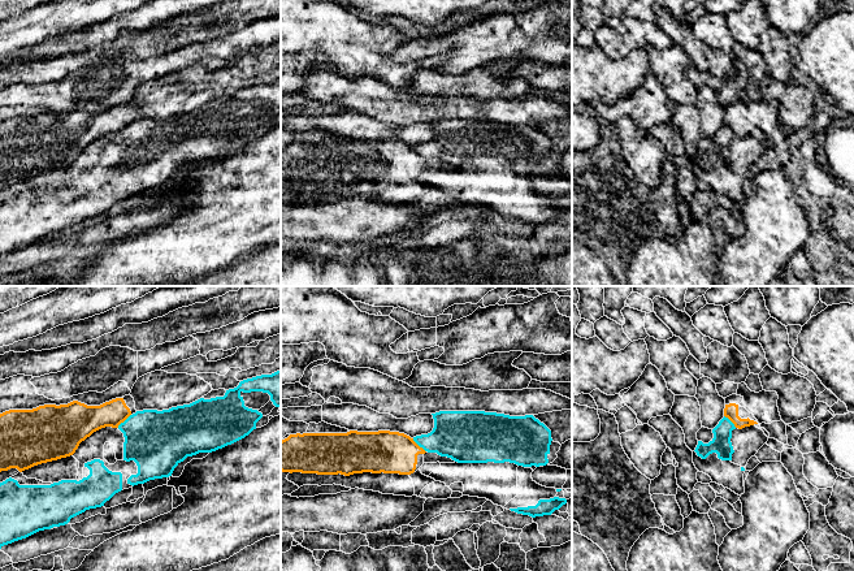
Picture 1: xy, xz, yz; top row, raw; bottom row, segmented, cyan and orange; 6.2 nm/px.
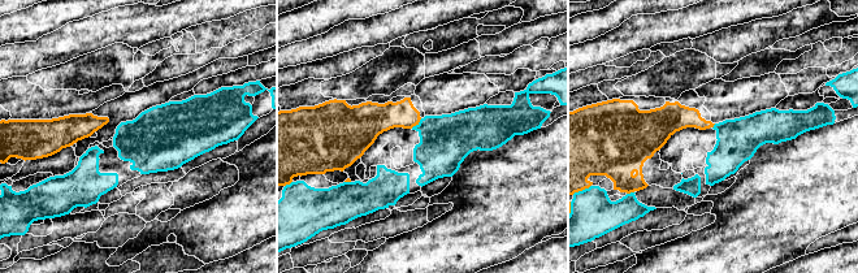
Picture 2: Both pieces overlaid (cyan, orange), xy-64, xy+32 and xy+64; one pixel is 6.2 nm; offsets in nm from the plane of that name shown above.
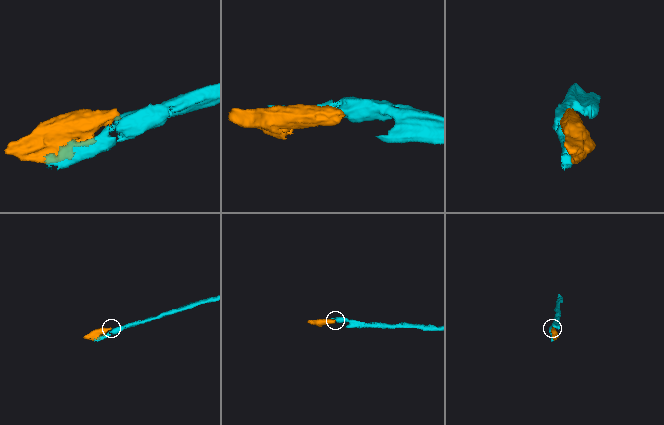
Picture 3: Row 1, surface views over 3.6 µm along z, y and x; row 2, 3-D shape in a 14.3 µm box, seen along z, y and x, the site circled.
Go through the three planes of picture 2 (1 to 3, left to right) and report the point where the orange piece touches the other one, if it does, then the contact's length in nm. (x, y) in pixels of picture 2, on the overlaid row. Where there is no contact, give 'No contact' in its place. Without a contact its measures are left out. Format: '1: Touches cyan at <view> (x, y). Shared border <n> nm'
1: No contact
2: Touches cyan at xy+32 (416, 125). Shared border 90 nm
3: Touches cyan at xy+64 (631, 193). Shared border 50 nm

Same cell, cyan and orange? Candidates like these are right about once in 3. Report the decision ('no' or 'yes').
no

